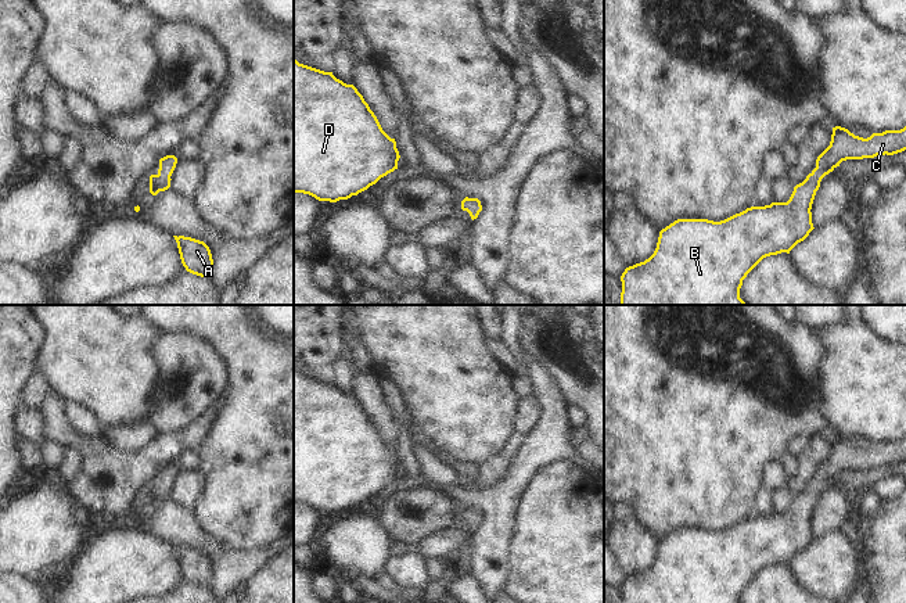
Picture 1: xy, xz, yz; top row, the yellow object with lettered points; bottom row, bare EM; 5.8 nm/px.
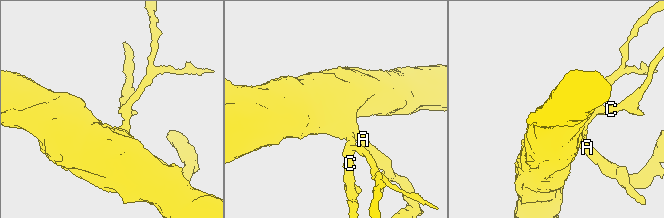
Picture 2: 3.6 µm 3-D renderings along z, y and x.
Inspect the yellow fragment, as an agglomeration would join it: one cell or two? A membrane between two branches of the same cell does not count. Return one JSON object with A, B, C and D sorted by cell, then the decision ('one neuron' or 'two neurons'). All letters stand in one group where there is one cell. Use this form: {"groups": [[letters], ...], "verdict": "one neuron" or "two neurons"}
{"groups": [["A", "B", "C", "D"]], "verdict": "one neuron"}

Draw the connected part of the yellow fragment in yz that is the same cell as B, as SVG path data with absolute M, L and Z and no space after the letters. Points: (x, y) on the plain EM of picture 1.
M906 437L863 449L848 439L833 438L830 456L817 467L816 478L794 498L787 513L751 517L725 531L677 530L659 542L654 564L625 579L622 603L740 603L743 591L766 567L790 561L815 539L812 514L821 489L842 471L894 466L906 460Z

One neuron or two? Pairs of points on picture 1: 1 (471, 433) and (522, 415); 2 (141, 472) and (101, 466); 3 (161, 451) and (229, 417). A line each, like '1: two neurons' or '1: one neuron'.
1: two neurons
2: one neuron
3: two neurons

